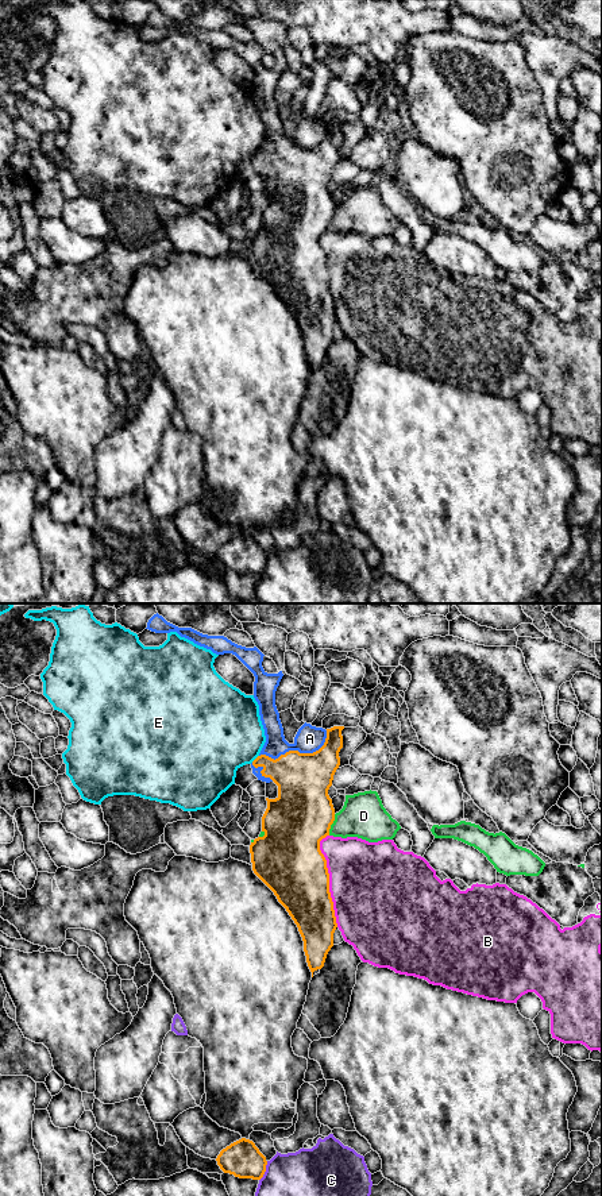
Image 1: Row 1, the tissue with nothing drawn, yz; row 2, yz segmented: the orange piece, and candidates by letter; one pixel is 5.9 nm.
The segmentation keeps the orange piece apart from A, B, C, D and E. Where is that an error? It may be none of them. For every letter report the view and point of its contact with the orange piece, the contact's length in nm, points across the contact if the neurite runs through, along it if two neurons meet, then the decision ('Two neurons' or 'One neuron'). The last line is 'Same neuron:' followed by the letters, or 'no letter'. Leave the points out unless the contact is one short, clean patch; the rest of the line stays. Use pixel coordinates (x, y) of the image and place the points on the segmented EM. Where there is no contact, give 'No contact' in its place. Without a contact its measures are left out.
A: Touches orange at yz (297, 751). Shared border 440 nm. Two neurons
B: Touches orange at yz (328, 880). Shared border 550 nm. Two neurons
C: Touches orange at yz (265, 1171). Shared border 130 nm. Two neurons
D: Touches orange at yz (331, 824). Shared border 130 nm. Two neurons
E: Touches orange at yz (255, 759). Shared border 60 nm. Two neurons
Same neuron: no letter

